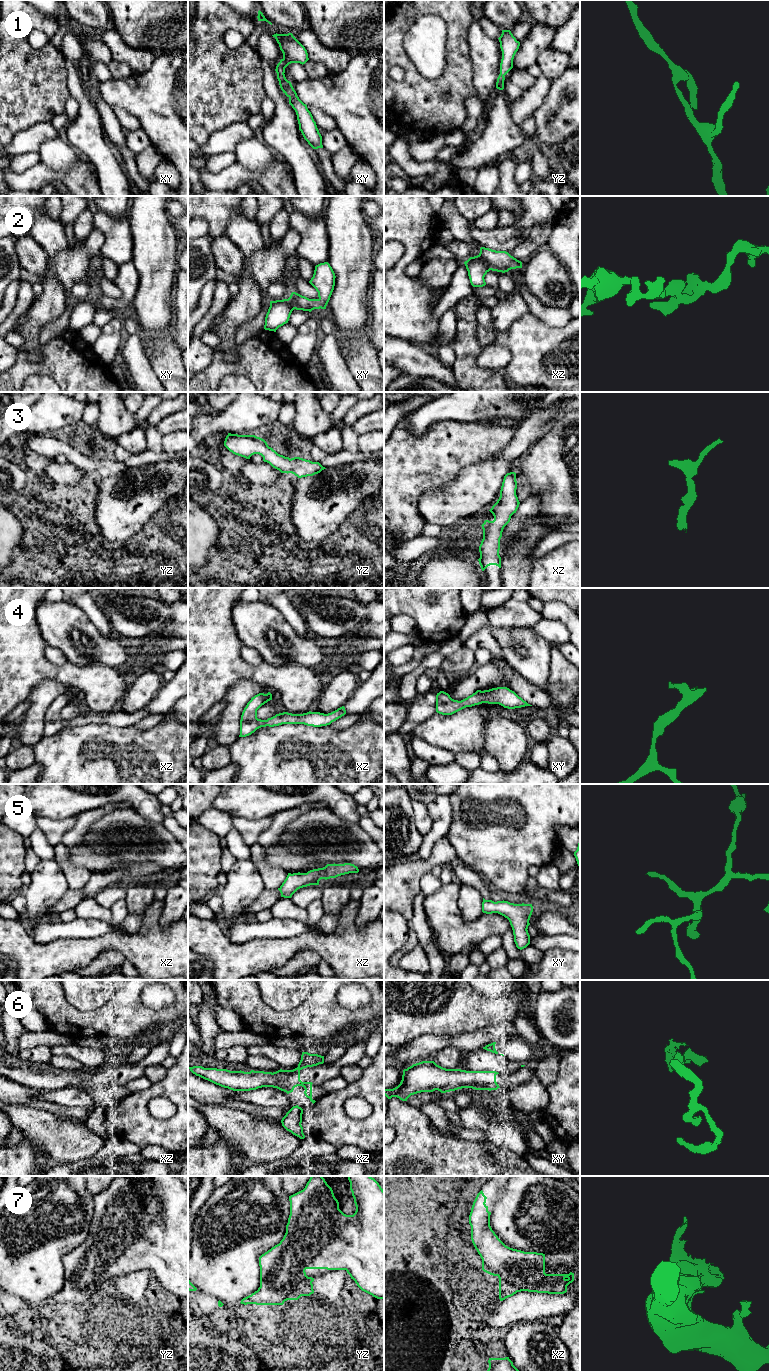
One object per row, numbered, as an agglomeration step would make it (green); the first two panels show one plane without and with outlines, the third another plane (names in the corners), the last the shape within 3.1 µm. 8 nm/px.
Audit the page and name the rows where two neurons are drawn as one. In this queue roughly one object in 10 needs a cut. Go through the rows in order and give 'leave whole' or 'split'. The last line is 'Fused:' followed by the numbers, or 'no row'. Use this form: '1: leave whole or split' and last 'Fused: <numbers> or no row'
1: leave whole
2: leave whole
3: leave whole
4: leave whole
5: leave whole
6: leave whole
7: leave whole
Fused: no row

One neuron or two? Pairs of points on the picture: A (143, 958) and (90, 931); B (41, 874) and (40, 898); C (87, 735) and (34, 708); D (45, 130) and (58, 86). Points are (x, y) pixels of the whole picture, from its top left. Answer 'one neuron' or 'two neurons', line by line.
A: two neurons
B: one neuron
C: two neurons
D: two neurons

